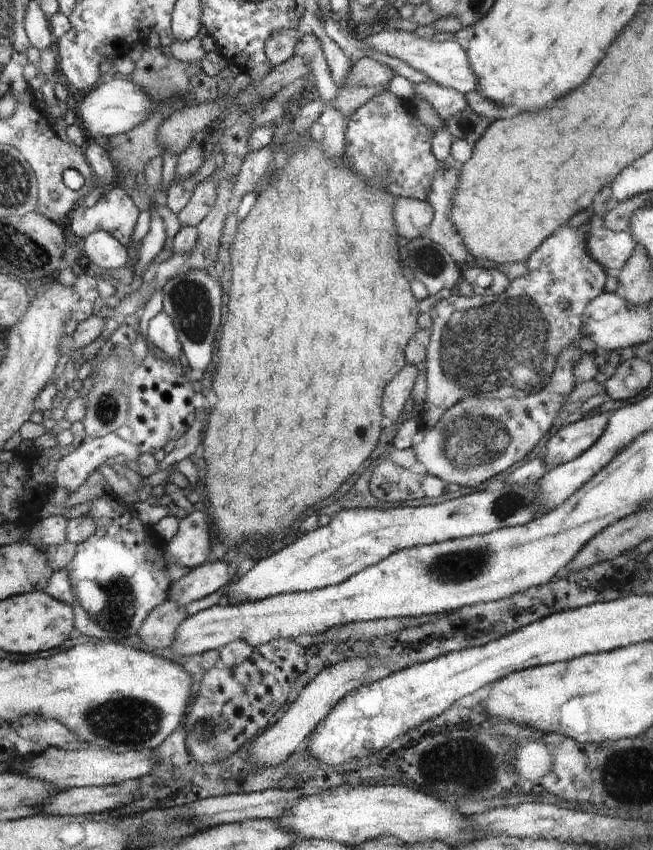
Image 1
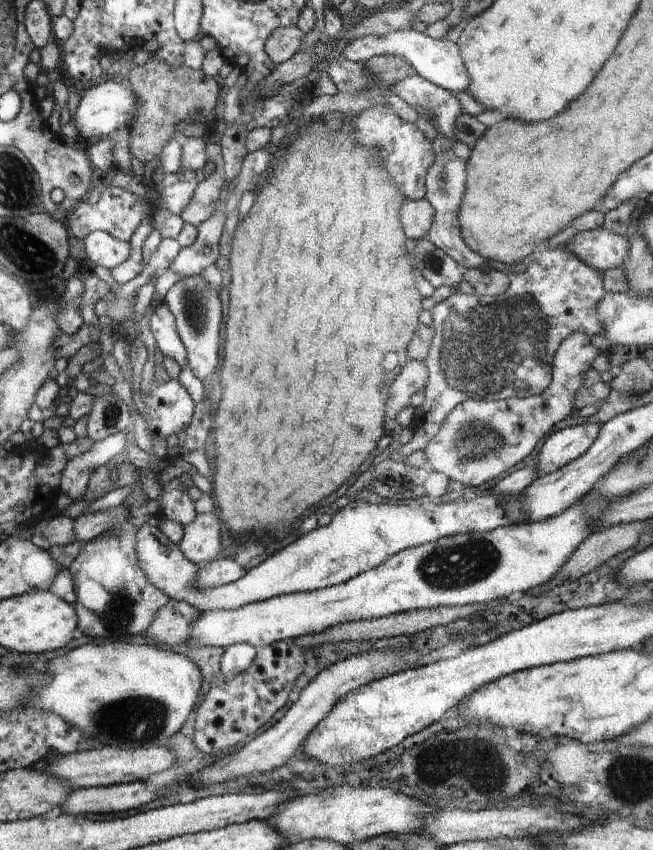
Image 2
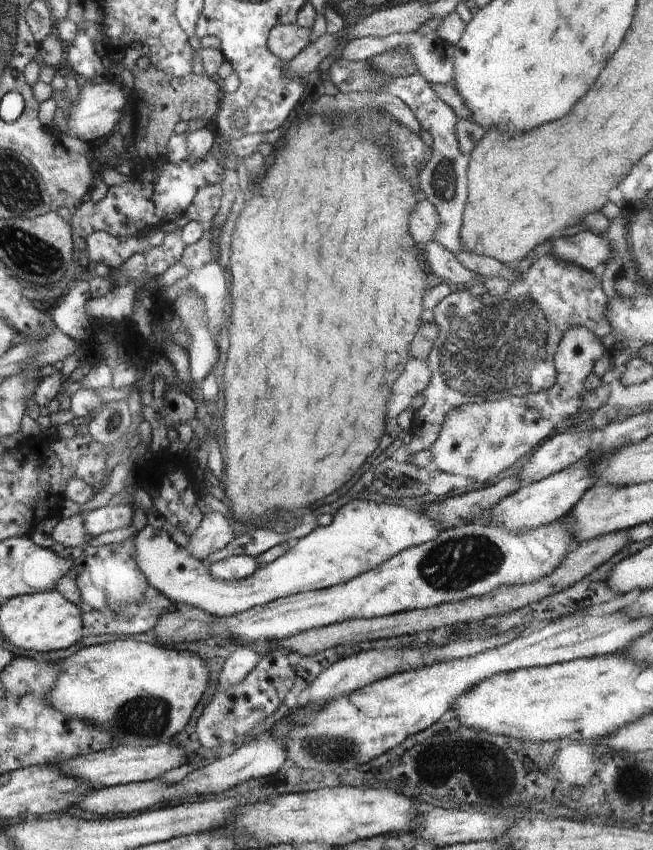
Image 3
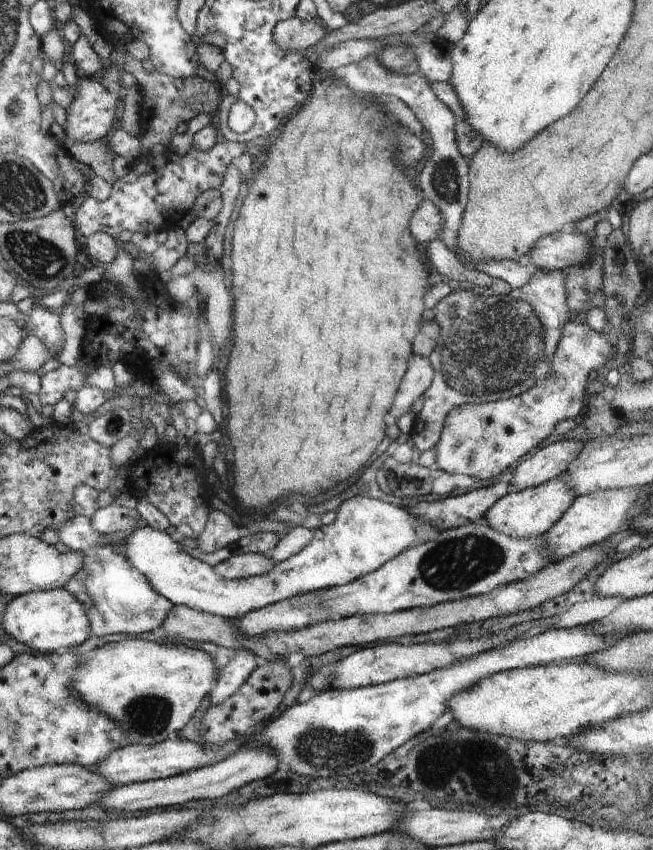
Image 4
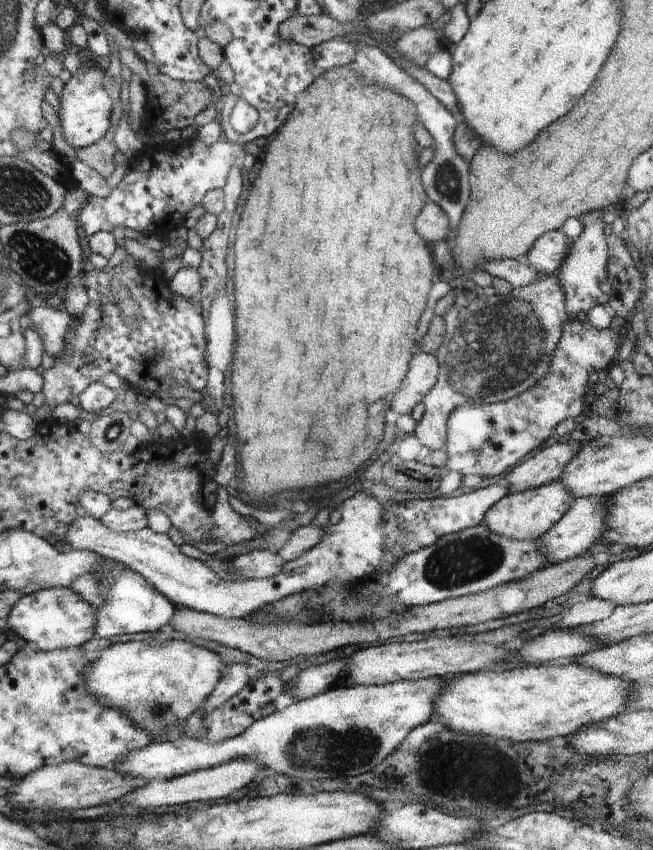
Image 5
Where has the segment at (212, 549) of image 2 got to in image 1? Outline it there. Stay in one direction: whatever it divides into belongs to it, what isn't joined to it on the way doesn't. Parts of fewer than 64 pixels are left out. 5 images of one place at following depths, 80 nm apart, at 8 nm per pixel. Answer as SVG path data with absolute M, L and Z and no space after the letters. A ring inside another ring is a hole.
M196 510L189 517L180 518L178 533L166 545L166 560L190 569L207 563L210 554L209 530L204 512Z

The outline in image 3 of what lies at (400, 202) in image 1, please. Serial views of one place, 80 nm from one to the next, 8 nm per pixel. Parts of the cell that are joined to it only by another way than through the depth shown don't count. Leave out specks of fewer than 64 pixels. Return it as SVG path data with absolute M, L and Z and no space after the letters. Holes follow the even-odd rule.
M420 197L414 212L408 218L408 232L418 246L434 241L434 232L440 224L436 208L427 199Z

